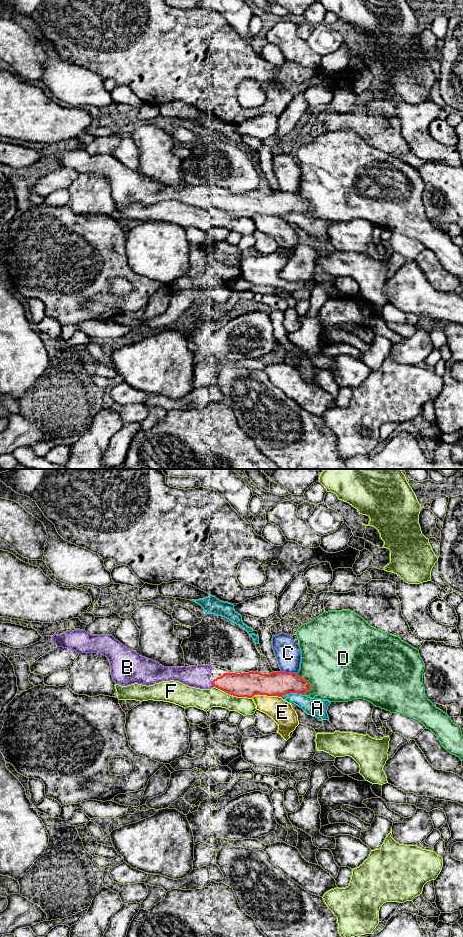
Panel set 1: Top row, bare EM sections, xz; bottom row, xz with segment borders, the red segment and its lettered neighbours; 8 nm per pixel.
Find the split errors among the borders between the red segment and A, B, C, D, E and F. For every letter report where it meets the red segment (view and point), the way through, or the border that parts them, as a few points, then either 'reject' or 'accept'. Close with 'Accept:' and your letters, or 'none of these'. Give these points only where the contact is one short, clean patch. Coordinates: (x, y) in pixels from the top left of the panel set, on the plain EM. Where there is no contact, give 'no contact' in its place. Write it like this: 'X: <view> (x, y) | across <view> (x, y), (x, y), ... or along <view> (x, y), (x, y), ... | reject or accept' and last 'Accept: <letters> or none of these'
A: xz (292, 212) | reject
B: xz (212, 203) | accept
C: xz (289, 193) | reject
D: xz (308, 202) | reject
E: xz (265, 214) | reject
F: xz (233, 215) | along xz (214, 206), (236, 216), (251, 218) | reject
Accept: B

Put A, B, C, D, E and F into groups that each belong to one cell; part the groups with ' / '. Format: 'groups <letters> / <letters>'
groups A / B / C / D / E / F

